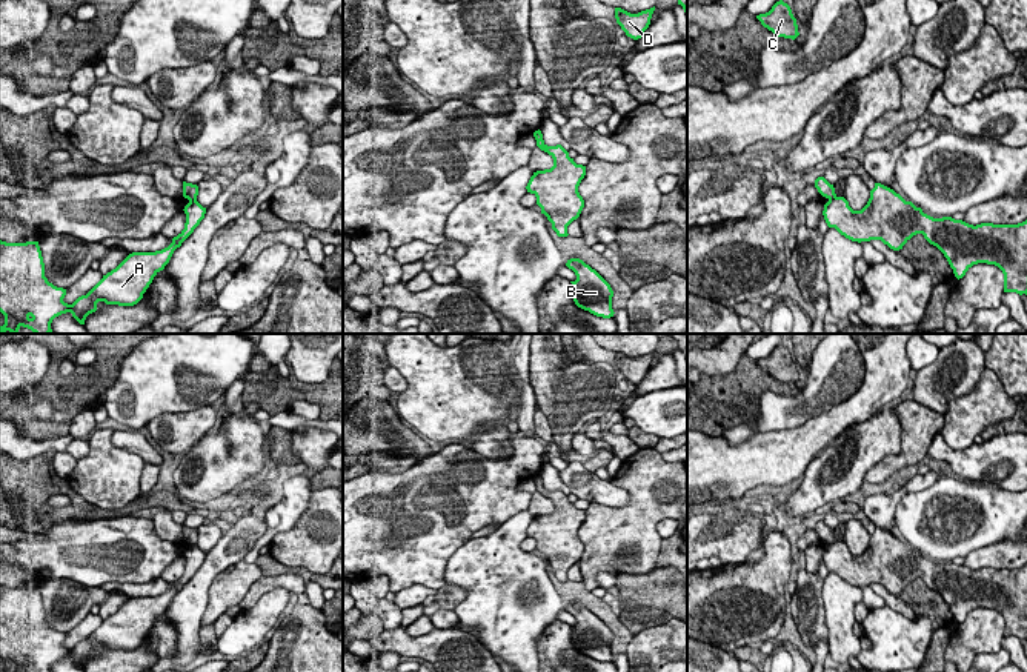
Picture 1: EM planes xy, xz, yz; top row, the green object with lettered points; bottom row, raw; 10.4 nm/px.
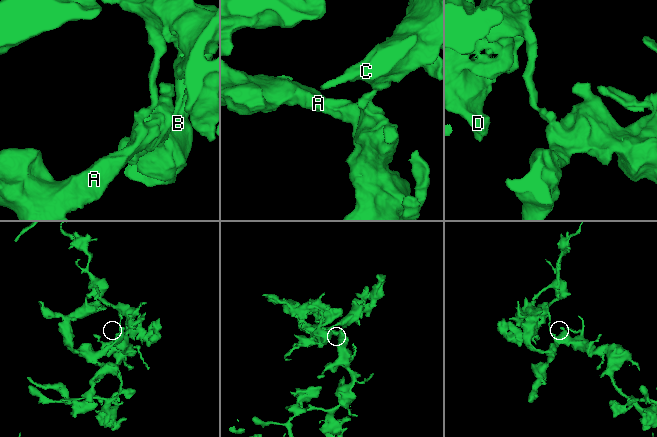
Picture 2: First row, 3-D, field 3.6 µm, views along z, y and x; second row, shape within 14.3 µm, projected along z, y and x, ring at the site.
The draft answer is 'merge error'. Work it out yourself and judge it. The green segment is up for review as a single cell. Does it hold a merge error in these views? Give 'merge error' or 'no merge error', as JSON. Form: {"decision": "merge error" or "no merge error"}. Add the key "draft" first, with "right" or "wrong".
{"draft": "right", "decision": "merge error"}

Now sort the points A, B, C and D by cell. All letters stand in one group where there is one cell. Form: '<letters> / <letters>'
A B / C D

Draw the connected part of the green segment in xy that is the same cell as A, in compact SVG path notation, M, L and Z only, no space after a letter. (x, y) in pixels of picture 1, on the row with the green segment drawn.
M197 200L184 206L184 229L172 243L155 252L132 252L115 269L72 304L63 301L66 289L57 288L45 277L45 263L38 241L6 243L0 240L0 312L5 324L0 334L28 328L34 334L51 334L55 317L71 312L85 324L97 303L134 306L141 298L154 277L165 269L174 251L194 232L204 218L206 208Z

